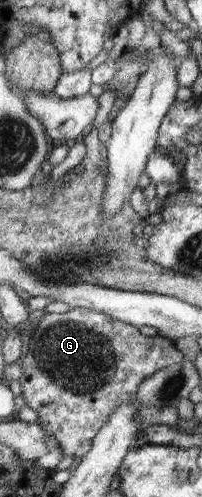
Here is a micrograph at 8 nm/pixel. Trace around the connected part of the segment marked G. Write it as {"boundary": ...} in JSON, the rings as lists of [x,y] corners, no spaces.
{"boundary":[[[66,308],[48,313],[37,326],[28,352],[20,362],[22,397],[26,405],[38,413],[37,424],[59,443],[64,456],[74,455],[74,461],[80,461],[91,449],[96,435],[107,425],[112,412],[125,401],[135,398],[144,379],[168,365],[182,363],[184,357],[173,340],[158,335],[142,335],[139,327],[90,309]]]}

